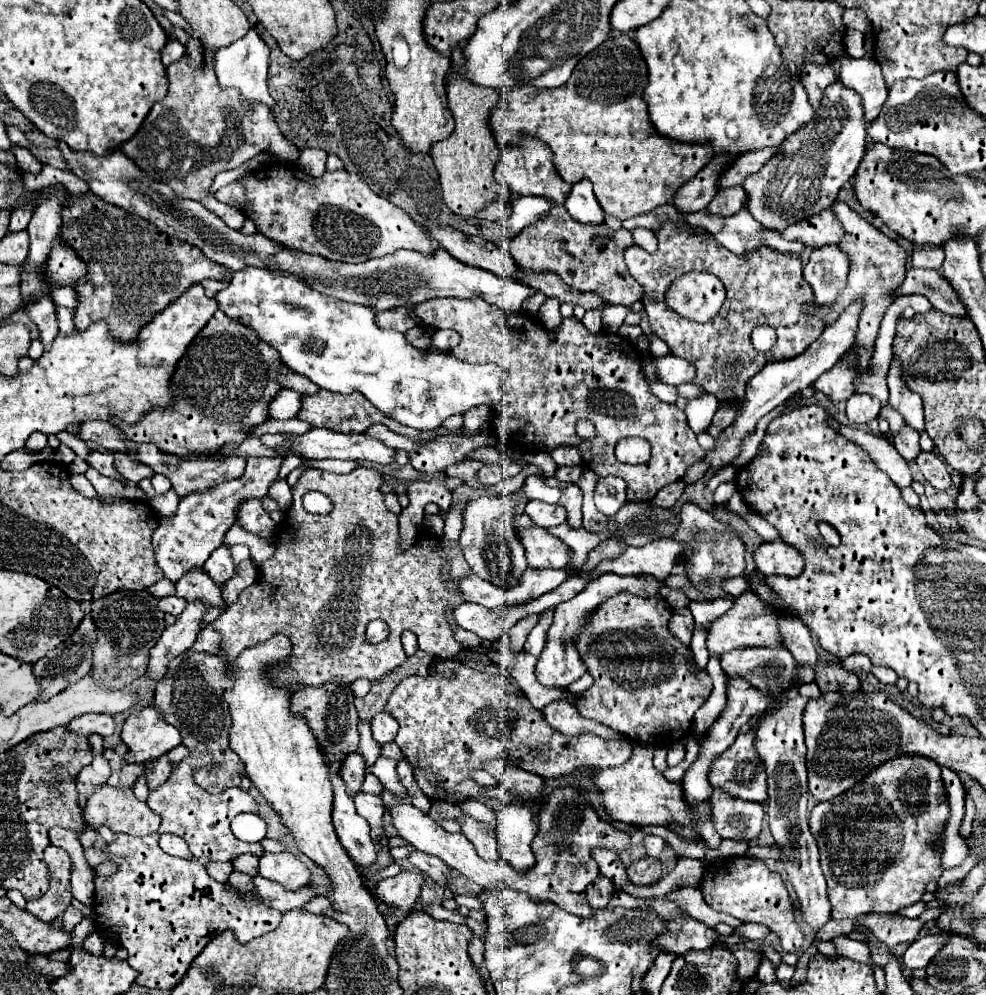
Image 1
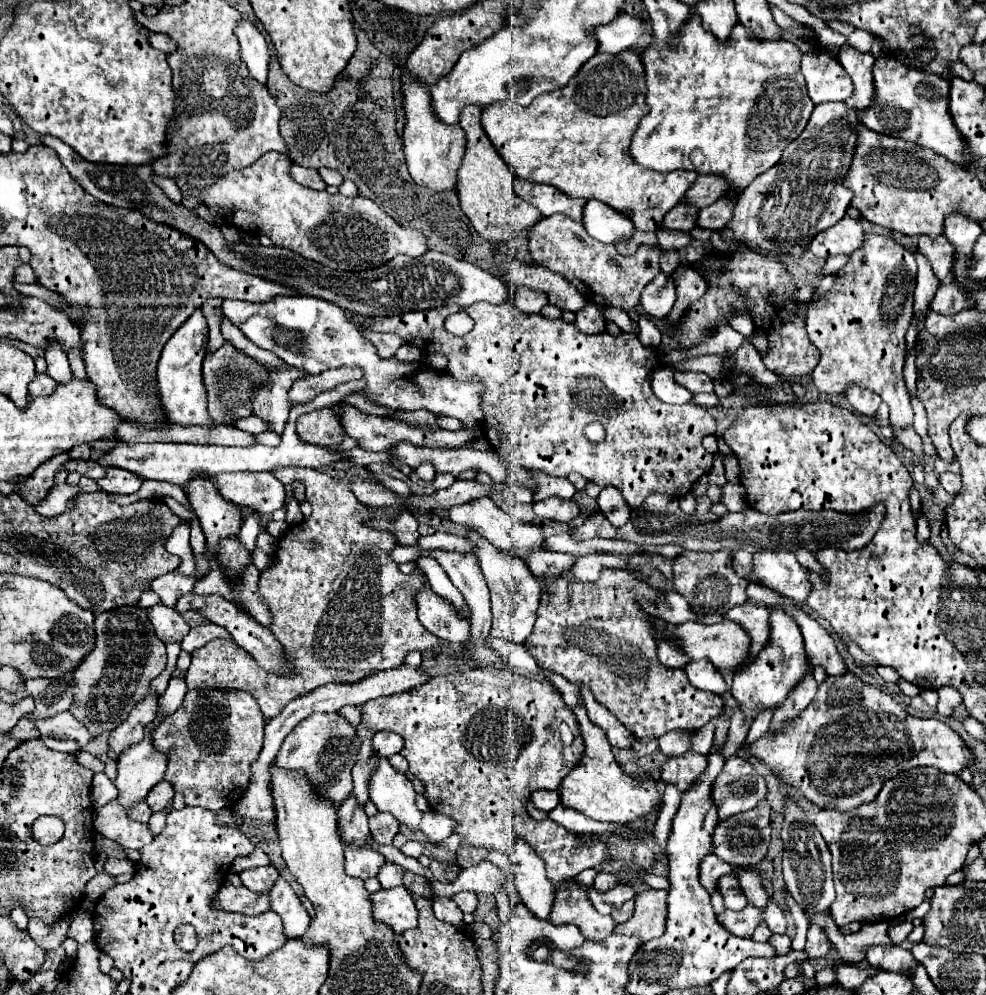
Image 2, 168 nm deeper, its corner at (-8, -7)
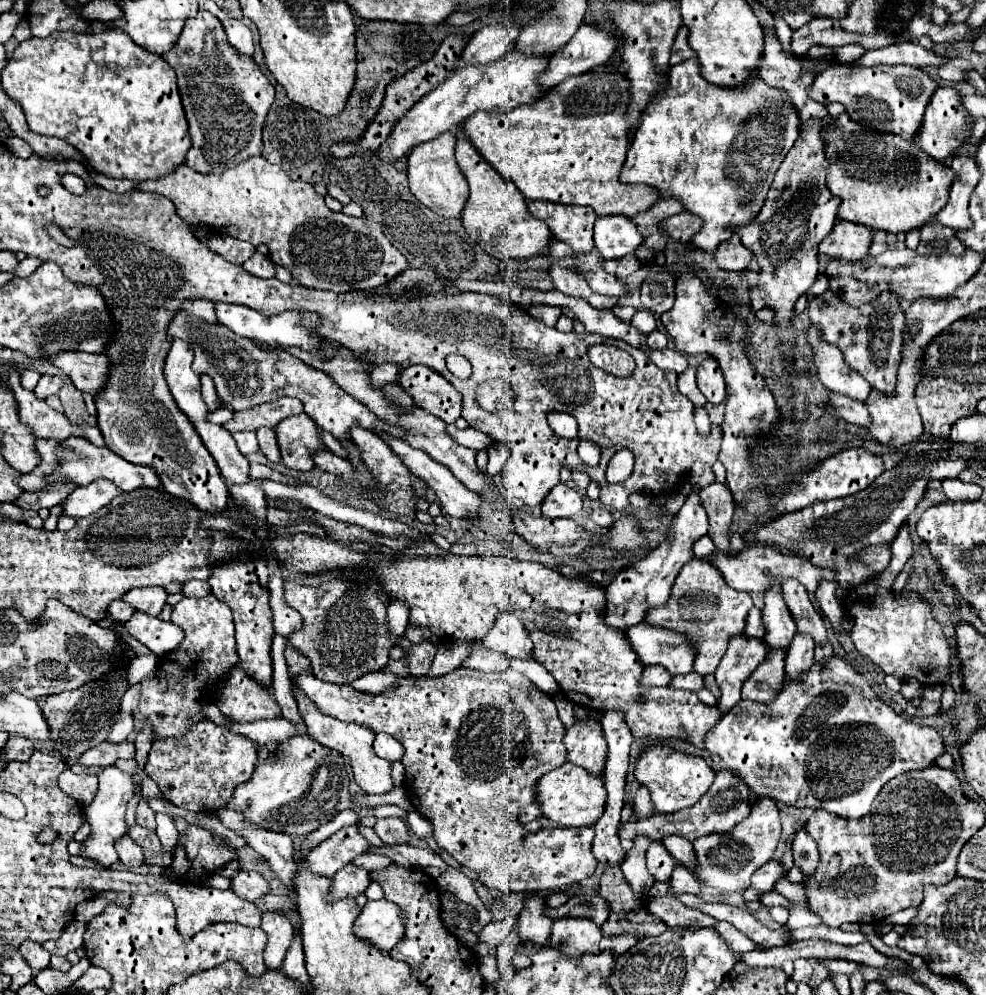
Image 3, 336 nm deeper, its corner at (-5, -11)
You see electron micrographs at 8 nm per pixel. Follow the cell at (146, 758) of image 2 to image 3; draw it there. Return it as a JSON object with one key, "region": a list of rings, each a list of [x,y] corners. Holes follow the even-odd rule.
{"region":[[[105,768],[101,774],[99,774],[99,790],[97,790],[97,796],[95,800],[89,804],[89,808],[85,808],[85,814],[87,814],[87,822],[91,826],[91,834],[89,838],[83,842],[83,852],[81,856],[103,866],[103,868],[111,868],[119,856],[115,852],[115,842],[125,834],[127,826],[125,826],[125,806],[129,802],[129,798],[133,796],[133,790],[135,790],[135,784],[133,784],[133,778],[131,774],[125,774],[121,772],[119,768]]]}

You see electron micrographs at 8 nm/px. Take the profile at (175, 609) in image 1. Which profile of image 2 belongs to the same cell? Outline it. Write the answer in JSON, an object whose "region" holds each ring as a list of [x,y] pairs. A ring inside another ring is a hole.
{"region":[[[156,604],[156,606],[148,608],[148,618],[152,620],[156,634],[164,642],[170,642],[170,640],[180,642],[190,630],[190,624],[184,620],[184,616],[180,612],[176,612],[174,608],[164,606],[164,604]]]}

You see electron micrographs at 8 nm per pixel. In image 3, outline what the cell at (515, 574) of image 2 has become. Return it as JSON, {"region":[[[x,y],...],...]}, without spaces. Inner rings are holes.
{"region":[[[511,612],[497,616],[497,624],[483,638],[483,644],[495,652],[507,654],[511,660],[513,658],[519,658],[519,660],[533,658],[533,642],[529,634],[525,632],[519,616],[513,616]]]}

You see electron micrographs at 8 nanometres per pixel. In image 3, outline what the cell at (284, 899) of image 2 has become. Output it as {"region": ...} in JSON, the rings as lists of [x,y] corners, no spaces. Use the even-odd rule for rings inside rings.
{"region":[[[265,912],[261,920],[261,928],[267,934],[267,944],[265,944],[265,966],[267,970],[279,970],[281,960],[285,958],[285,952],[291,944],[293,938],[293,926],[277,912]]]}

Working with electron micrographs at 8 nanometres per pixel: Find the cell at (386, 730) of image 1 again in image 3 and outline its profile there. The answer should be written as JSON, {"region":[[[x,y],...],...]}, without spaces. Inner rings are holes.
{"region":[[[377,734],[373,748],[375,748],[377,756],[381,756],[389,762],[397,762],[403,758],[403,746],[395,738],[391,738],[389,734]]]}

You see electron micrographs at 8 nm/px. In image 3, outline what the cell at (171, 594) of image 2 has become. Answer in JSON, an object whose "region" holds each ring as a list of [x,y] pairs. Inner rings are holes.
{"region":[[[145,586],[145,588],[135,588],[121,600],[127,602],[137,612],[145,612],[147,616],[157,616],[161,612],[161,606],[165,604],[167,596],[169,594],[161,586]]]}

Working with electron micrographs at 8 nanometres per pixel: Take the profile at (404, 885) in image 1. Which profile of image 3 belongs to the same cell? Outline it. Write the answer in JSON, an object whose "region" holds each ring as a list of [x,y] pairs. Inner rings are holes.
{"region":[[[385,898],[367,902],[353,924],[353,934],[379,948],[383,954],[389,954],[389,950],[403,938],[403,930],[401,910]]]}

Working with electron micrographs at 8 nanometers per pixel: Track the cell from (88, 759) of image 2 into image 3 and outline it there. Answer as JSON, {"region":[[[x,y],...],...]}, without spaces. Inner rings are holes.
{"region":[[[65,770],[59,776],[59,786],[67,796],[77,800],[81,806],[89,806],[97,792],[97,776],[73,774],[71,770]]]}

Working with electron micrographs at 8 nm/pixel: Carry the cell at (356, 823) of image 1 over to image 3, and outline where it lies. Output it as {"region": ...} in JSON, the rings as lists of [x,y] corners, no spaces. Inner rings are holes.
{"region":[[[345,866],[341,868],[333,880],[331,880],[331,888],[329,888],[329,900],[343,900],[343,898],[357,898],[361,892],[365,892],[365,888],[369,886],[369,870],[357,868],[357,866]]]}

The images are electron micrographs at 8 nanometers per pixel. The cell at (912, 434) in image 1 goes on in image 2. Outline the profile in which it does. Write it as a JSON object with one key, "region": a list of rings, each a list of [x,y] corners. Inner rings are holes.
{"region":[[[866,234],[866,240],[864,244],[850,254],[850,262],[838,272],[838,276],[830,276],[830,278],[824,278],[822,280],[822,286],[818,286],[816,294],[814,294],[814,304],[808,302],[808,312],[806,312],[806,330],[808,330],[808,338],[812,340],[814,346],[818,346],[818,350],[822,352],[822,358],[812,374],[812,382],[814,386],[828,394],[828,396],[842,396],[846,394],[846,390],[850,386],[860,386],[864,390],[872,390],[876,392],[888,406],[890,406],[890,422],[896,430],[904,430],[908,426],[912,426],[912,420],[914,420],[914,412],[912,412],[912,404],[910,404],[910,396],[908,396],[908,390],[906,390],[906,384],[904,384],[904,376],[902,376],[902,366],[904,366],[904,334],[910,326],[910,320],[912,320],[912,296],[914,296],[914,284],[916,284],[916,258],[910,250],[906,250],[902,244],[898,244],[896,240],[888,238],[888,236],[878,236],[878,234]]]}

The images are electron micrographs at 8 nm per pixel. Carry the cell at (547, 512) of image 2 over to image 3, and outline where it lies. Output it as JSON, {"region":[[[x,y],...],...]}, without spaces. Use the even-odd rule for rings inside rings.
{"region":[[[559,482],[557,488],[553,488],[549,496],[543,500],[541,514],[545,518],[573,518],[575,514],[581,512],[581,504],[583,504],[583,498],[579,496],[579,492]]]}

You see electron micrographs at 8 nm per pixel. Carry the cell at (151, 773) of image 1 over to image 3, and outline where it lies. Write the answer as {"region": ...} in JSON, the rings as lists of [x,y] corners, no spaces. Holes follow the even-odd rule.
{"region":[[[141,798],[141,802],[139,802],[139,806],[137,806],[137,816],[135,816],[135,820],[137,820],[137,824],[139,826],[143,826],[143,828],[147,828],[147,830],[151,830],[151,832],[155,832],[155,812],[147,806],[147,802]]]}

